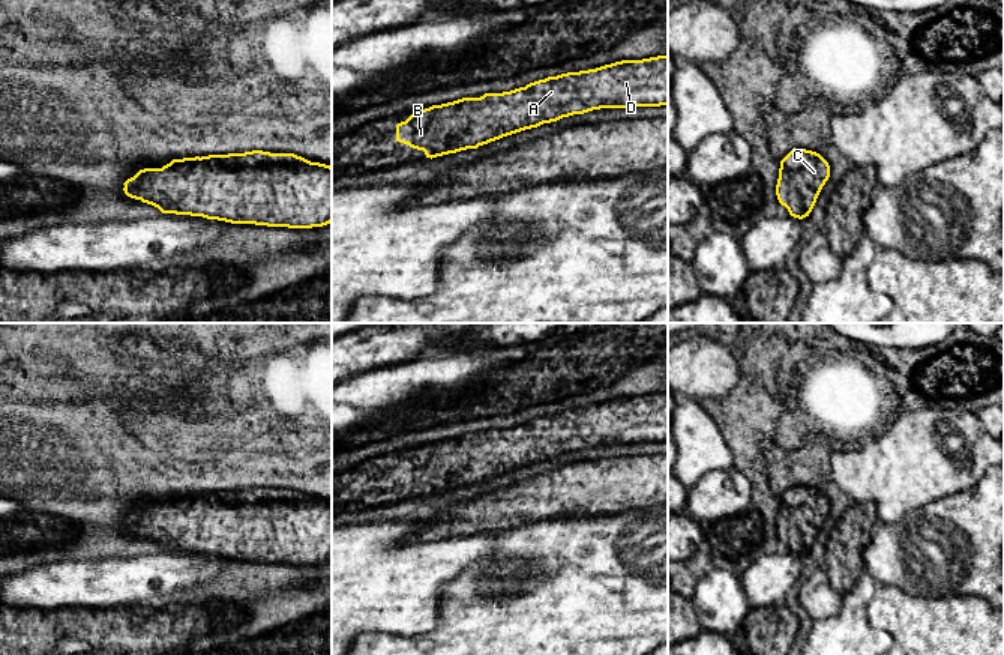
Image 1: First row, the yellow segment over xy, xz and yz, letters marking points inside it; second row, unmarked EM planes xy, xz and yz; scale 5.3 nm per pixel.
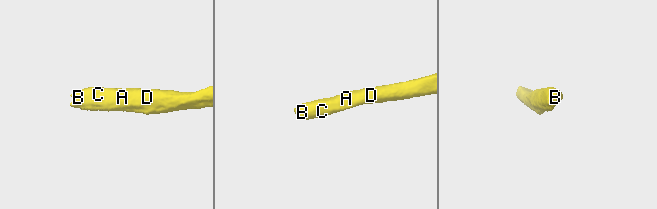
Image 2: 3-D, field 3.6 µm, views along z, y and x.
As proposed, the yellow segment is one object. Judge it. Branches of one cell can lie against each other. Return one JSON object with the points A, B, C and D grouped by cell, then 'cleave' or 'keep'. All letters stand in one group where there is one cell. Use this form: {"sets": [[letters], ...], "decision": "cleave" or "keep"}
{"sets": [["A", "B", "C", "D"]], "decision": "keep"}

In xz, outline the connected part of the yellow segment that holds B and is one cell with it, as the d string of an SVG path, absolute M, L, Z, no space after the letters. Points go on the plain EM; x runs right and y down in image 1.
M668 392L621 397L548 413L503 430L417 446L396 461L396 478L437 494L600 445L668 442Z

